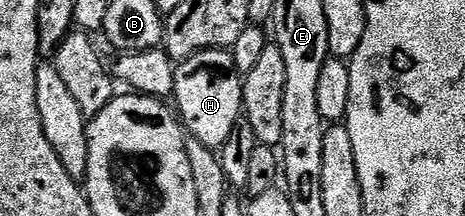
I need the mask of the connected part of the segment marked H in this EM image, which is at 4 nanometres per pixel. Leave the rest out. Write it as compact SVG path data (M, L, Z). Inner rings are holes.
M226 48L198 50L188 58L183 58L174 67L174 92L172 95L176 113L189 137L200 140L209 150L217 151L226 142L234 125L243 117L242 78L234 69L234 56Z

